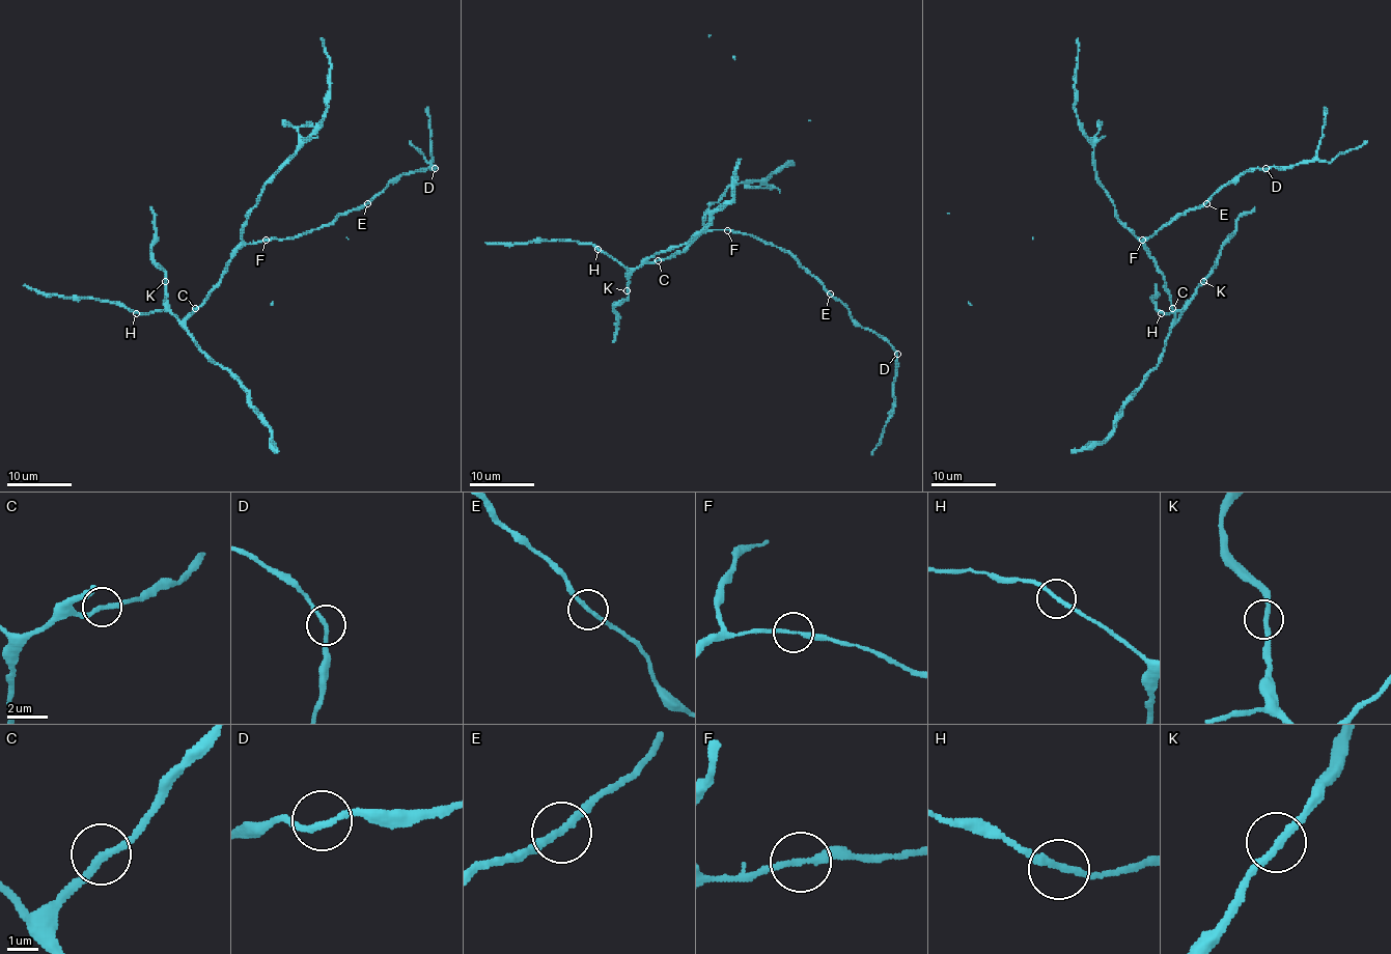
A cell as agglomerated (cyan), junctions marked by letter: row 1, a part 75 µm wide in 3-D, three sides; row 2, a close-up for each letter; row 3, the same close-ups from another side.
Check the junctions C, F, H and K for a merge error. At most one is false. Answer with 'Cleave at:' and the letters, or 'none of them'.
Cleave at: none of them

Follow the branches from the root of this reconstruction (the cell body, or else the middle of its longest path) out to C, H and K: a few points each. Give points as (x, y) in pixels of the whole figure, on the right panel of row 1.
C: (1142, 241), (1163, 276), (1172, 308)
H: (1142, 241), (1163, 276), (1175, 320), (1180, 314), (1179, 310), (1161, 313)
K: (1142, 241), (1163, 276), (1175, 320), (1203, 281)

